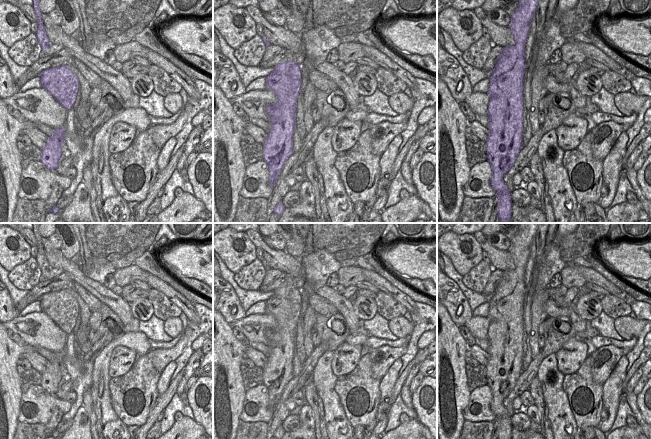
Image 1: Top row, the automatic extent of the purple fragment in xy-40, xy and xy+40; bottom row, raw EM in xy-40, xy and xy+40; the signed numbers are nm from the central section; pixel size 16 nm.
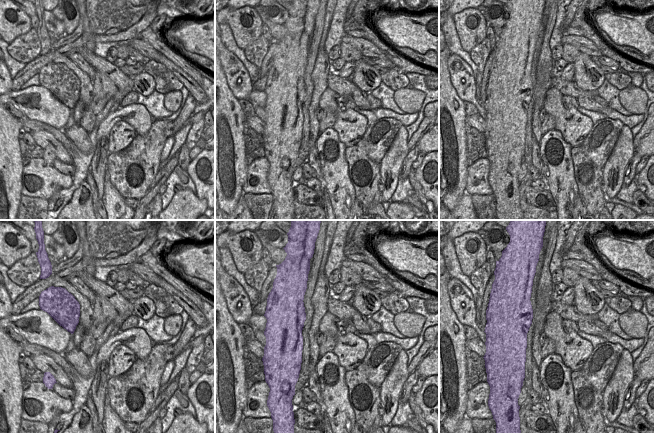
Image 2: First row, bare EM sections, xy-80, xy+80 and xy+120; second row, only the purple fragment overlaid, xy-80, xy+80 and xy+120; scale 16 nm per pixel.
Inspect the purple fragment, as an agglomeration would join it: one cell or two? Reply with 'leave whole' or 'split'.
split

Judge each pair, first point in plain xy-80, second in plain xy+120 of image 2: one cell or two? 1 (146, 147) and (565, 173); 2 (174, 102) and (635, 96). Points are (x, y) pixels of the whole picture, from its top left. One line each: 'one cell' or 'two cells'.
1: two cells
2: one cell

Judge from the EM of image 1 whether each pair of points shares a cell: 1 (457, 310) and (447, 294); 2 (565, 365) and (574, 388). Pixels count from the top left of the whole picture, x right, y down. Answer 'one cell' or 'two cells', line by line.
1: one cell
2: two cells

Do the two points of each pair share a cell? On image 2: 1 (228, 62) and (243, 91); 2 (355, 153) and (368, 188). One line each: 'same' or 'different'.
1: same
2: same

